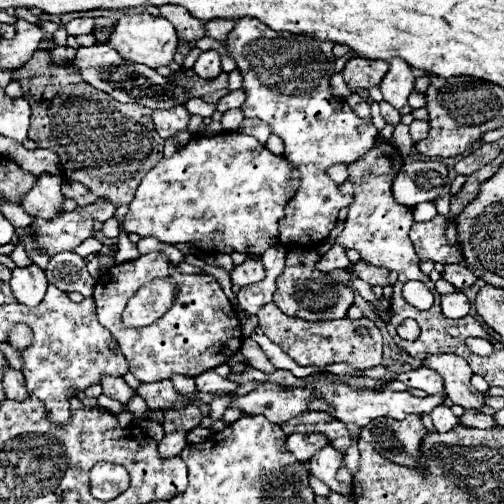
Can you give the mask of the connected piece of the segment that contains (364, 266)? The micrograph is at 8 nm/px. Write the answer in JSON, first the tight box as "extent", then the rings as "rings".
{"extent":[350,260,386,286],"rings":[[[358,260],[356,264],[352,264],[350,266],[350,270],[358,276],[358,278],[362,278],[364,282],[368,282],[368,284],[378,284],[378,286],[386,286],[386,268],[378,268],[378,266],[374,266],[374,264],[368,264],[368,262],[364,262],[364,260]]]}

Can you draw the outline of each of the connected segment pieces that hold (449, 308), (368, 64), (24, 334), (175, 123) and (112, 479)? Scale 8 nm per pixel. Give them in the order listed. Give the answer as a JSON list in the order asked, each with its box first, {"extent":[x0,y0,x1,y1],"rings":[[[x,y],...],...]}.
[{"extent":[442,292,470,318],"rings":[[[454,292],[448,296],[442,296],[442,314],[446,318],[462,318],[470,310],[470,302],[462,292]]]},{"extent":[342,56,390,90],"rings":[[[354,56],[354,58],[350,58],[346,62],[346,66],[342,70],[342,76],[344,76],[344,82],[348,84],[350,90],[370,88],[370,86],[378,86],[380,84],[380,80],[388,72],[388,68],[390,68],[388,62]]]},{"extent":[10,324,32,348],"rings":[[[18,324],[12,328],[10,332],[10,342],[14,348],[26,348],[30,342],[32,342],[32,334],[30,334],[30,328],[24,326],[24,324]]]},{"extent":[152,106,190,138],"rings":[[[176,106],[176,108],[168,108],[168,110],[152,110],[152,120],[154,120],[156,132],[162,138],[172,138],[176,132],[186,130],[188,118],[190,118],[190,114],[184,106]]]},{"extent":[90,462,128,502],"rings":[[[100,462],[90,470],[90,492],[98,500],[107,502],[116,498],[128,488],[128,484],[128,472],[118,464]]]}]

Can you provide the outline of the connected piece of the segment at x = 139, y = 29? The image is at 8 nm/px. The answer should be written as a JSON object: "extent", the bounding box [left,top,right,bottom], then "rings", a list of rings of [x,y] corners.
{"extent":[108,12,178,68],"rings":[[[140,12],[140,14],[124,14],[122,18],[118,18],[110,32],[108,44],[126,60],[156,68],[156,66],[168,66],[172,62],[178,46],[178,36],[168,20],[160,16],[156,18],[148,12]]]}

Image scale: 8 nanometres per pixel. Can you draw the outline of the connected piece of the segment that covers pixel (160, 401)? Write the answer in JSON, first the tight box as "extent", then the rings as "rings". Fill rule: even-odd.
{"extent":[136,380,180,410],"rings":[[[162,380],[162,382],[152,382],[152,384],[140,384],[136,390],[138,396],[144,398],[144,402],[148,404],[150,410],[162,410],[162,408],[170,408],[176,398],[180,396],[170,380]]]}

